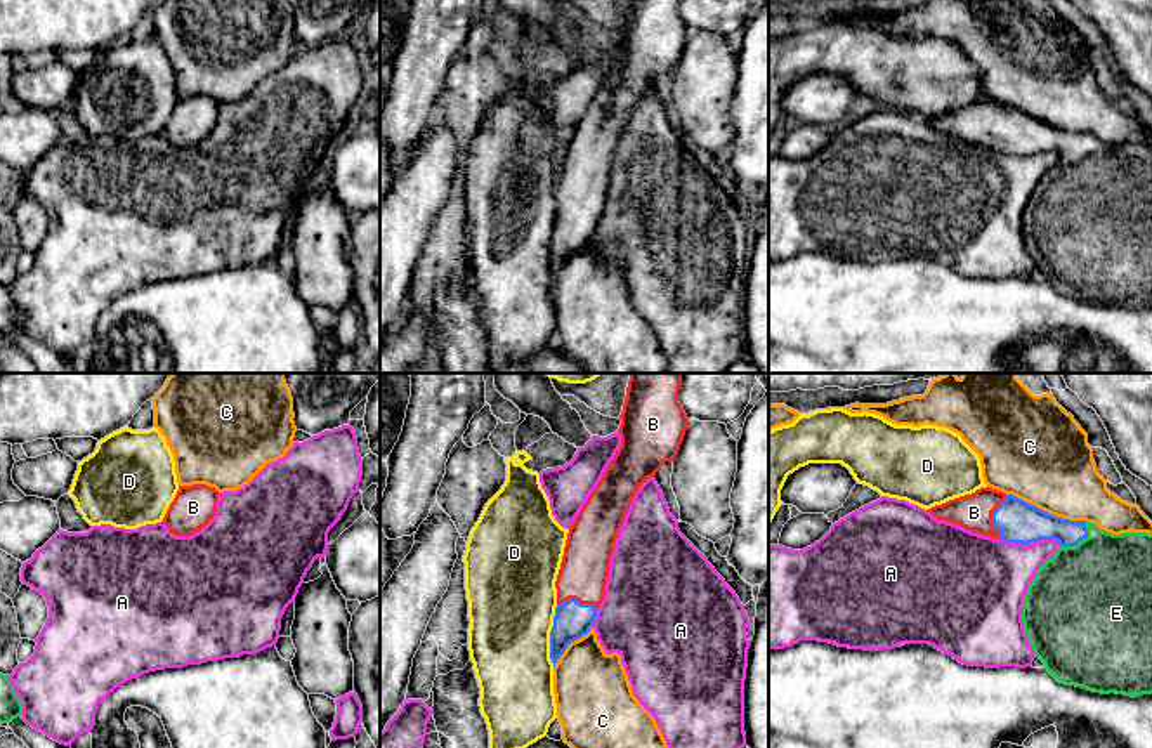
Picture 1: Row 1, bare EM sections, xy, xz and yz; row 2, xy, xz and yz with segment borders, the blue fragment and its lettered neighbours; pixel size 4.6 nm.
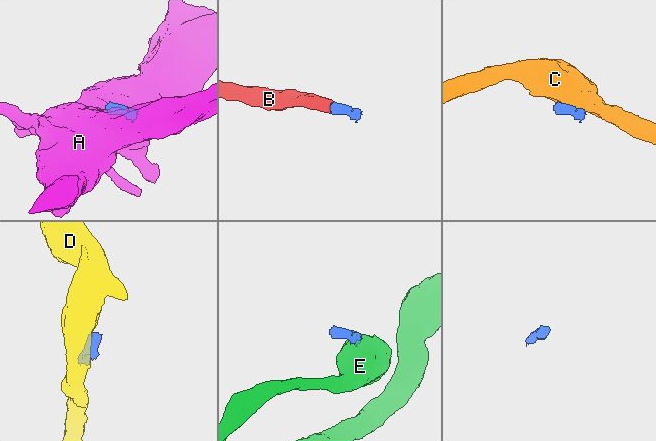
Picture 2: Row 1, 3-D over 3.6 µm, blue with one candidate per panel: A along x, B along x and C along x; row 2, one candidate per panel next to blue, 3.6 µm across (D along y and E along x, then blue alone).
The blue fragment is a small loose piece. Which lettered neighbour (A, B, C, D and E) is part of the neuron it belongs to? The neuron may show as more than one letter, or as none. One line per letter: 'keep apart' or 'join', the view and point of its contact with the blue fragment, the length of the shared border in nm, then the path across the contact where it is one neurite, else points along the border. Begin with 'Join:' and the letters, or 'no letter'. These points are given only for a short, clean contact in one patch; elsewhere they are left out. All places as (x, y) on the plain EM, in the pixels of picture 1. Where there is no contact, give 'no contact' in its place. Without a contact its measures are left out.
Join: B, E
A: keep apart | yz (1029, 153) | 300 nm
B: join | yz (993, 127) | 200 nm | across yz (1017, 132), (993, 127), (974, 124)
C: keep apart | yz (1047, 124) | 400 nm | along yz (1007, 104), (1052, 125), (1086, 132)
D: keep apart | xz (550, 247) | 280 nm
E: join | yz (1080, 151) | 170 nm | across yz (1029, 136), (1059, 139), (1080, 151), (1099, 202)

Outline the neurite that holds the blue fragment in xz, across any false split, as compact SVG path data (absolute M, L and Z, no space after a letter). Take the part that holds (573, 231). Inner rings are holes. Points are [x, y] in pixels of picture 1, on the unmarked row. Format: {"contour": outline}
{"contour": "M626 0L619 31L621 57L567 144L555 193L557 219L550 243L550 271L553 278L567 257L586 246L593 238L605 207L614 154L632 111L638 99L661 82L664 73L675 71L689 35L678 14L678 0Z"}

